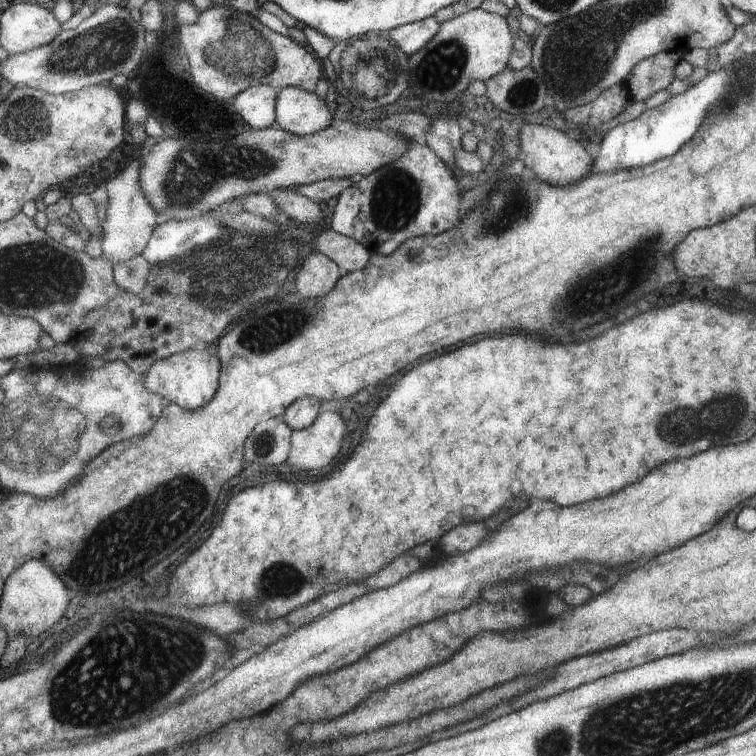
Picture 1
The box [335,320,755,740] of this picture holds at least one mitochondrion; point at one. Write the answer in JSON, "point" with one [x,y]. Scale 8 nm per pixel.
{"point":[689,427]}

